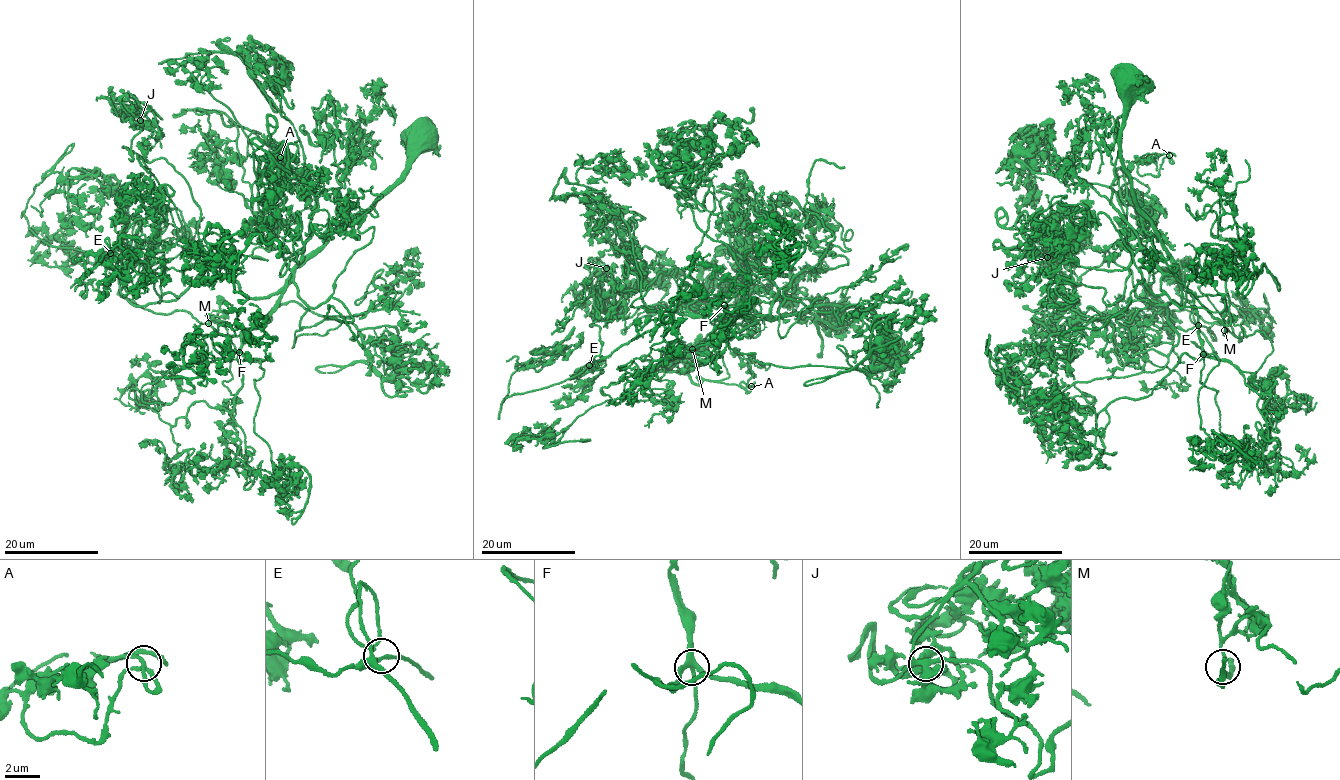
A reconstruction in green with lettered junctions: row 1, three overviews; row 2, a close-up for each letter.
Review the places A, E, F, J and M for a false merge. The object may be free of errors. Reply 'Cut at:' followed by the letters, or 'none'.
Cut at: none

